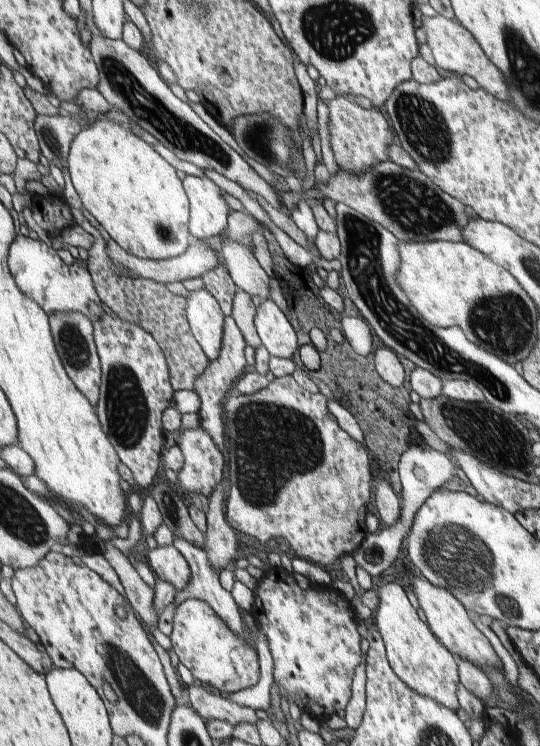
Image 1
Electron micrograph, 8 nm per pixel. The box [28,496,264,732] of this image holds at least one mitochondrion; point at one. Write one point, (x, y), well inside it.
(140, 693)

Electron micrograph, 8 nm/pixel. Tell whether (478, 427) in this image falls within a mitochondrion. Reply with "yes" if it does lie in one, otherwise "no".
yes

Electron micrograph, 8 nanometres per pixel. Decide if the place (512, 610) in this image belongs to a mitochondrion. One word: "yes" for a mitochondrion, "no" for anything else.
yes

